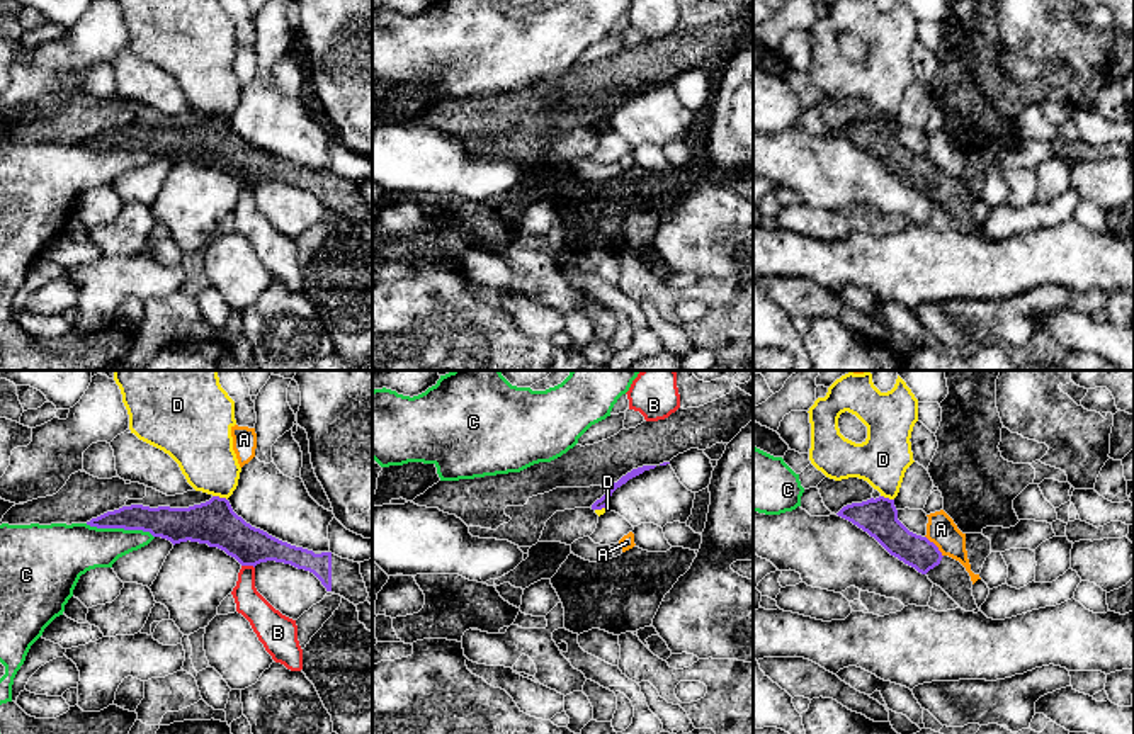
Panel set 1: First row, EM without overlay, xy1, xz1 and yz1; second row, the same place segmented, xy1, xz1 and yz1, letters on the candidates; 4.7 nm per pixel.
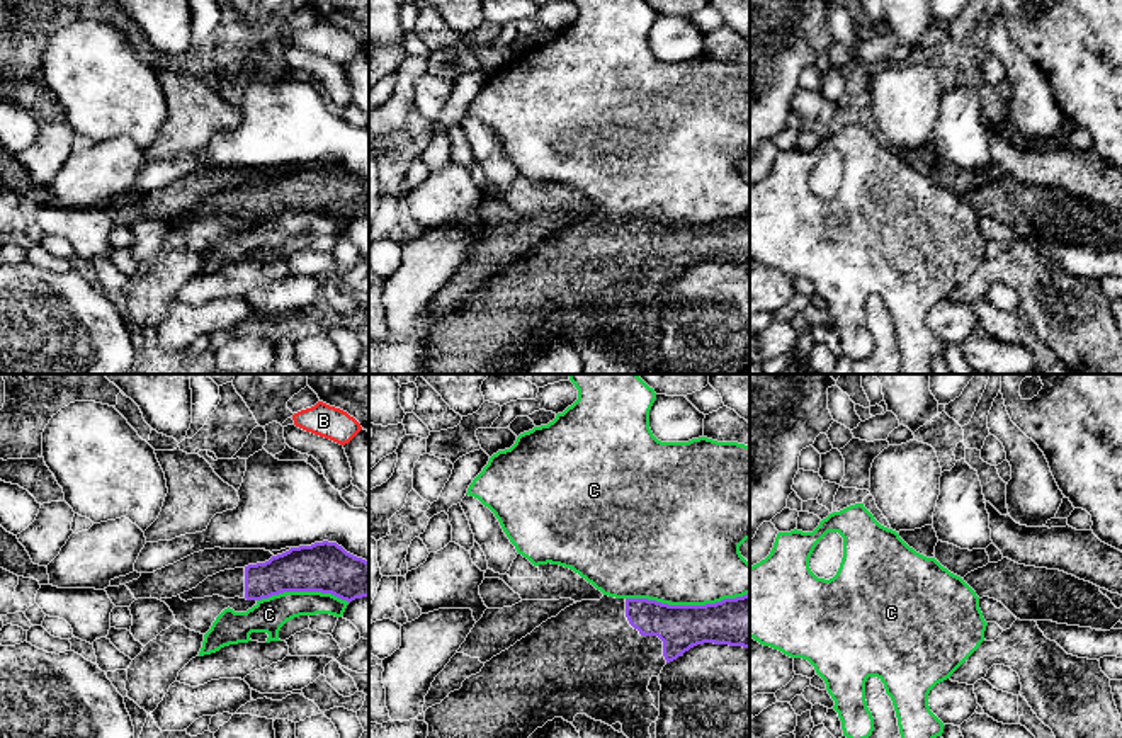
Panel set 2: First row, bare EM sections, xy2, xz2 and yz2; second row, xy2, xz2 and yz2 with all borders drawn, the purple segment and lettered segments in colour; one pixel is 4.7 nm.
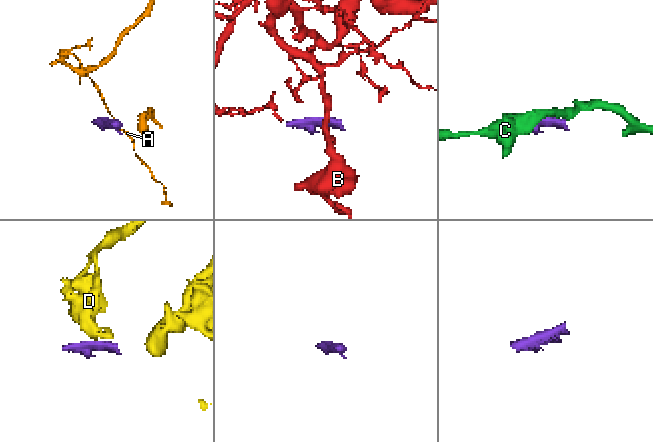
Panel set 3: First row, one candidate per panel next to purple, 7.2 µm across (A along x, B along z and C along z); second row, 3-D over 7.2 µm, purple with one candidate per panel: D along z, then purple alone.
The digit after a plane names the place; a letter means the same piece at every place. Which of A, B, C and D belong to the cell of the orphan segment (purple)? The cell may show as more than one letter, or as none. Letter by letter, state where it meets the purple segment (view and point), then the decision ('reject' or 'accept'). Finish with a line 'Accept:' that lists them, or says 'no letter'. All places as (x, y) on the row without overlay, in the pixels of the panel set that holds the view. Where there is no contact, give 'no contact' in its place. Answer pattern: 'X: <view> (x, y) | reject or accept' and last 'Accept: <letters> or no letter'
A: yz1 (935, 165) | reject
B: xy1 (249, 184) | reject
C: xz2 (687, 225) | reject
D: xy1 (218, 116) | reject
Accept: no letter

